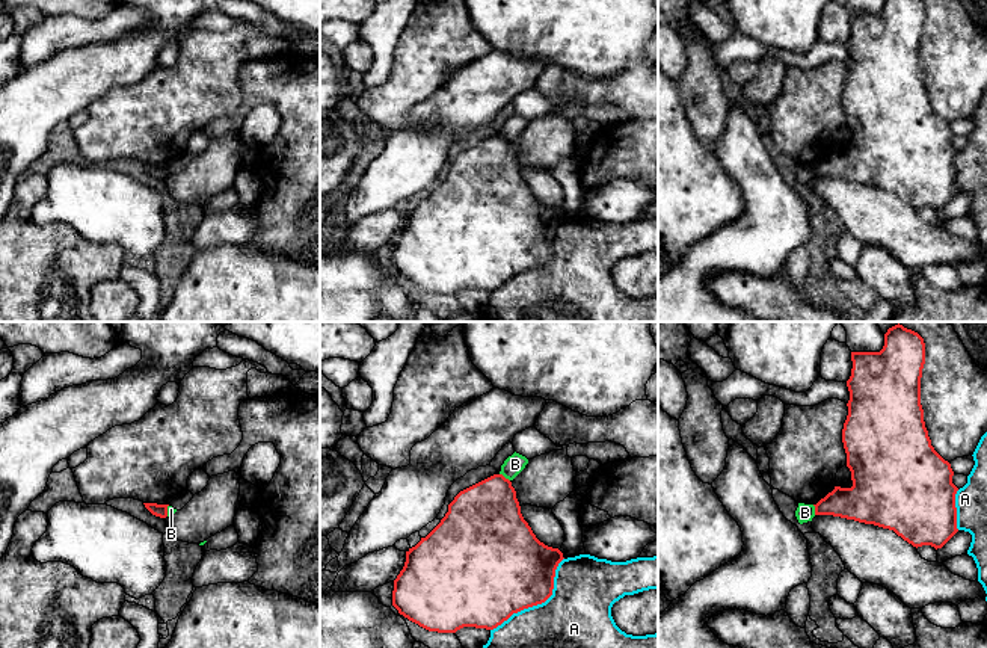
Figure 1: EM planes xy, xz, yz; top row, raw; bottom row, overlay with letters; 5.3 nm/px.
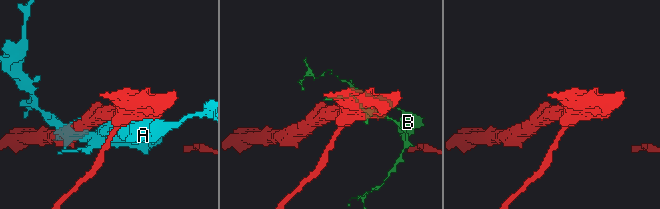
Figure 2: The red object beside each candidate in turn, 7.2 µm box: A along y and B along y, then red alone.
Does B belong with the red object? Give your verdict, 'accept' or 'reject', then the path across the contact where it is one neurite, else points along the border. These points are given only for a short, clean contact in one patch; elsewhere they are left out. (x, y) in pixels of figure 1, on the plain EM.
reject | along xz (500, 135), (509, 142)

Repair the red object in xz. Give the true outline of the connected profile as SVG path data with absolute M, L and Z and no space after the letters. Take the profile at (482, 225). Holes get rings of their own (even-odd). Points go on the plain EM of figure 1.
M494 136L463 153L448 166L441 184L406 213L406 224L394 242L392 267L400 276L429 293L456 295L463 289L494 292L513 275L545 264L563 214L540 204L521 175L516 153L503 136Z

